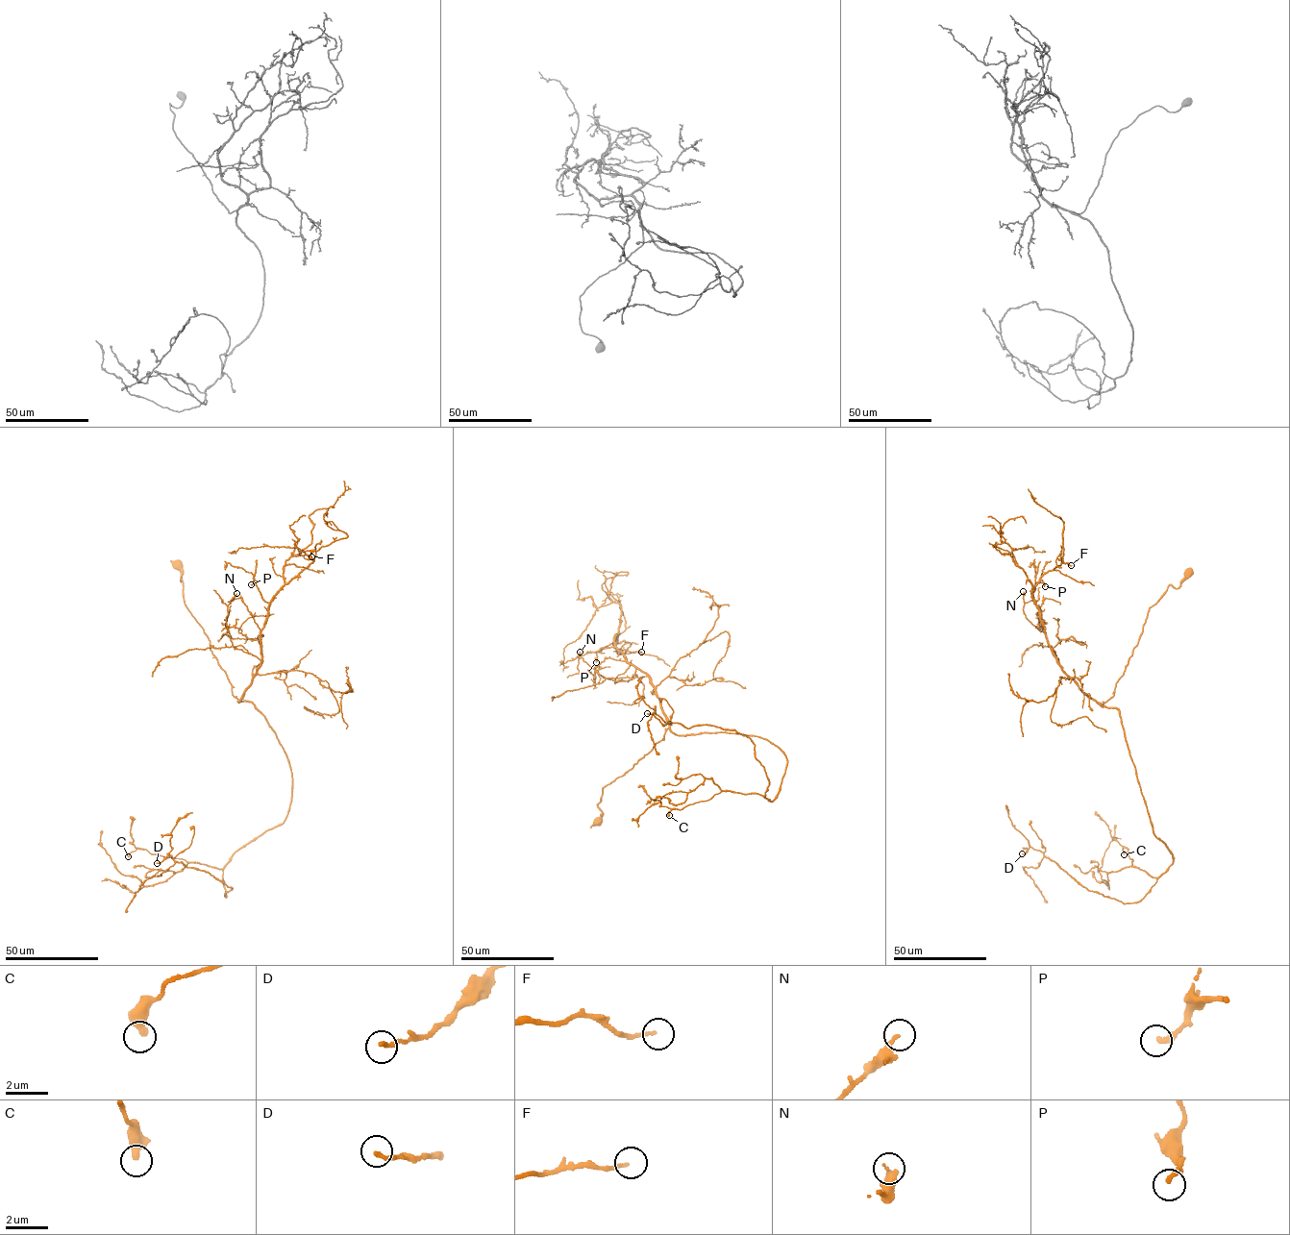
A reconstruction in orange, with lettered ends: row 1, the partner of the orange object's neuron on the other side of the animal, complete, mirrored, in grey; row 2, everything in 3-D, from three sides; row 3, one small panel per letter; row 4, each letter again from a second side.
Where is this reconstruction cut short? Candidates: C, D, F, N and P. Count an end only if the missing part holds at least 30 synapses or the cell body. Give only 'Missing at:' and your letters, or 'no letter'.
Missing at: no letter

